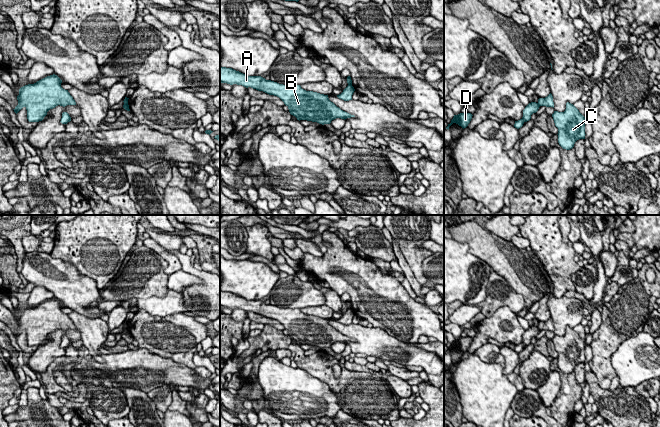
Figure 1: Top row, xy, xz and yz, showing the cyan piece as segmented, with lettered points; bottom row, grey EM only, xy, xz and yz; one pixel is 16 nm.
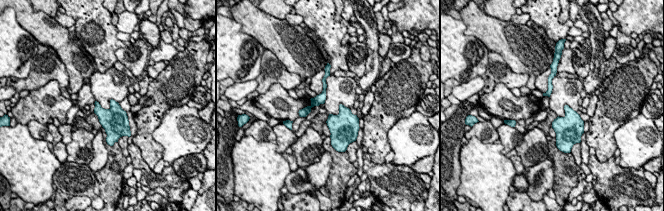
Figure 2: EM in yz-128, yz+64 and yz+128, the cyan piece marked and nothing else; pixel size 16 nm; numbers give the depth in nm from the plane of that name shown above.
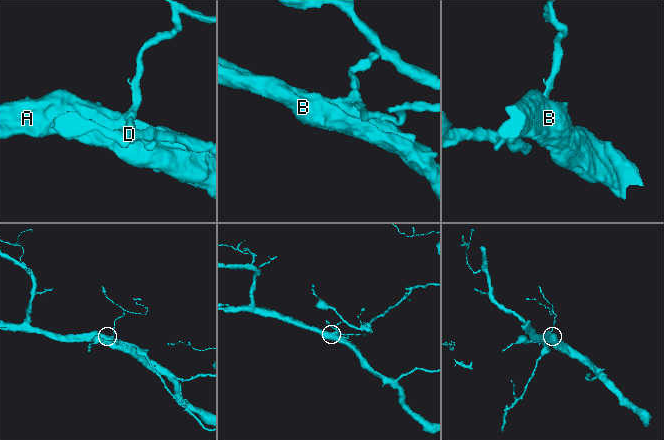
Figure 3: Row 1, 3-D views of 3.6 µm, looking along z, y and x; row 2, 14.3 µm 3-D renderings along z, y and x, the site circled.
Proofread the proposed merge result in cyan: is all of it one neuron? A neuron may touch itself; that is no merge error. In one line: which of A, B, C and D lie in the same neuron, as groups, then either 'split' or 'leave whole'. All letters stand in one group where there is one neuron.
groups A B C / D; split

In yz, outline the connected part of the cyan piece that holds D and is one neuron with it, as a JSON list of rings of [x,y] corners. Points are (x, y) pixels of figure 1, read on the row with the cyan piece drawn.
[[[460,113],[458,115],[454,115],[453,119],[451,120],[451,123],[448,124],[448,126],[446,127],[446,129],[449,130],[449,127],[453,124],[456,123],[459,126],[461,126],[463,129],[466,128],[468,126],[468,124],[470,123],[471,119],[472,119],[472,114],[471,113]]]

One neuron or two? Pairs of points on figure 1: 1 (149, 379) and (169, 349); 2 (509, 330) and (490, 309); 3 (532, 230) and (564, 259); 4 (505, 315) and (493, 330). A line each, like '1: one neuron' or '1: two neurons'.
1: two neurons
2: two neurons
3: one neuron
4: one neuron

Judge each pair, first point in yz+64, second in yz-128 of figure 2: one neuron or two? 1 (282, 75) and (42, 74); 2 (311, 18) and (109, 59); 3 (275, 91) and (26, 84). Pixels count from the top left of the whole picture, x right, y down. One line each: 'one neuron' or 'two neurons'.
1: one neuron
2: one neuron
3: two neurons

